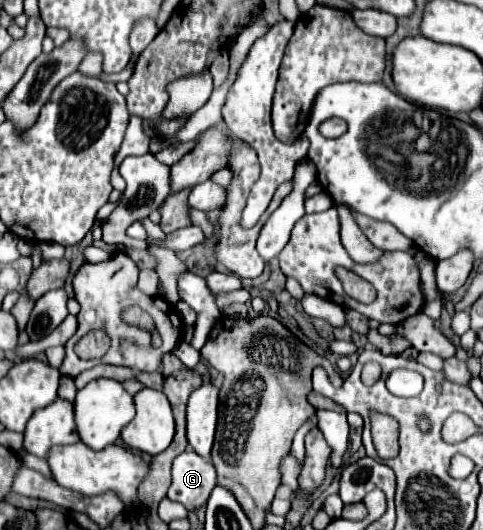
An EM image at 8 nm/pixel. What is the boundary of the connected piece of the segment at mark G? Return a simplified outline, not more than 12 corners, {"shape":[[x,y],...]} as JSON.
{"shape":[[194,450],[174,458],[168,498],[188,512],[202,508],[216,470]]}

